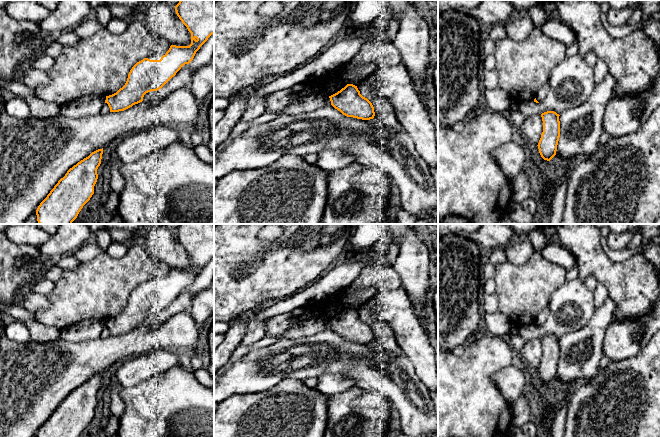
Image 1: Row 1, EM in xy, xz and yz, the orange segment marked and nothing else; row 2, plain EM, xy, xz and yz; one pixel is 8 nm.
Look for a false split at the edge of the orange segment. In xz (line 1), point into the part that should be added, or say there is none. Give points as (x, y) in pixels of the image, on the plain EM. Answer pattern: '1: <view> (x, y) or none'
1: none

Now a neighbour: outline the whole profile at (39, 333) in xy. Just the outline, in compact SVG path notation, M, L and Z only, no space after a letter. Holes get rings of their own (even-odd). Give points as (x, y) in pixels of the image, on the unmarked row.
M26 320L24 321L26 325L31 341L36 343L46 343L59 340L59 329L46 326L38 321Z

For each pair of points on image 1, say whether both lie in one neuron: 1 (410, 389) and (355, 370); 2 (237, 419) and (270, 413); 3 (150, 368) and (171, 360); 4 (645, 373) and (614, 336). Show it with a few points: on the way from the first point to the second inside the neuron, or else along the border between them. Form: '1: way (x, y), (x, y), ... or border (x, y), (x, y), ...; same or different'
1: way (396, 380), (389, 373), (382, 370), (369, 370); same
2: way (245, 419), (262, 419); same
3: way (155, 363), (159, 360), (166, 360); same
4: border (649, 340), (633, 356), (610, 361); different

